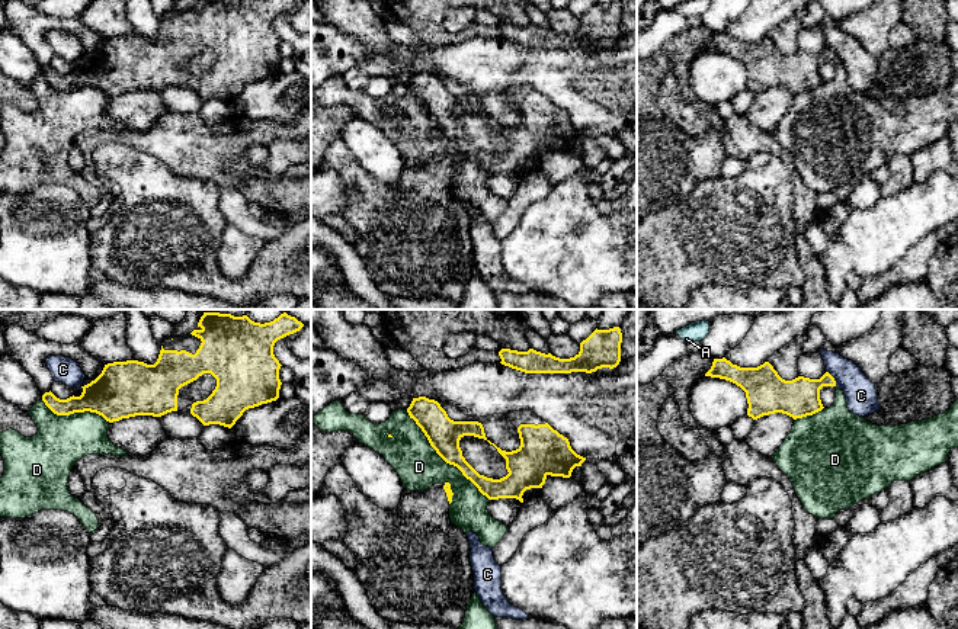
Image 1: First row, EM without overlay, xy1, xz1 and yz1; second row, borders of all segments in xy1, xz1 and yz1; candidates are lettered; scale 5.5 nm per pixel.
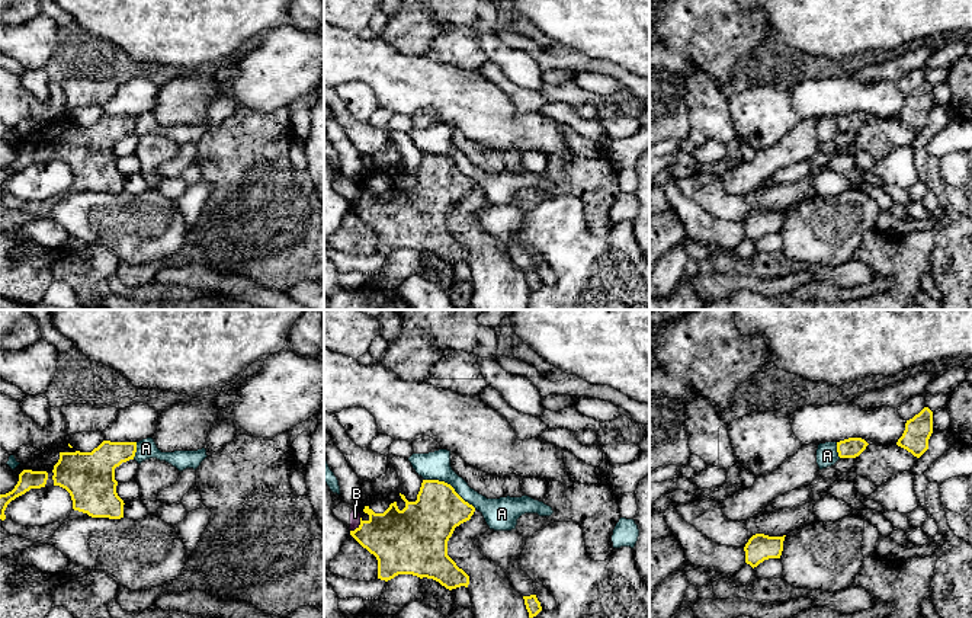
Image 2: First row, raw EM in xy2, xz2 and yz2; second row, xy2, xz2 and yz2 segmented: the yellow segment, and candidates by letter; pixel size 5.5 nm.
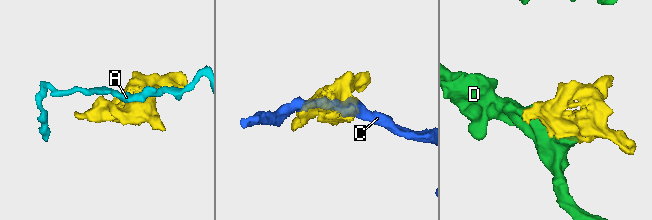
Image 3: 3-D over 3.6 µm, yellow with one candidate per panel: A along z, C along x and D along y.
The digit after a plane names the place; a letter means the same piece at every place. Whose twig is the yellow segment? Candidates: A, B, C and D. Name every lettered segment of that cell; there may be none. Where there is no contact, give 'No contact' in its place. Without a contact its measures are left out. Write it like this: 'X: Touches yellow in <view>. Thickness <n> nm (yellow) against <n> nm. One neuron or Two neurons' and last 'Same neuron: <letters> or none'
A: Touches yellow in xz2. Thickness 280 nm (yellow) against 160 nm. Two neurons
B: Touches yellow in xz2. Thickness 340 nm (yellow) against 60 nm. Two neurons
C: Touches yellow in yz1. Thickness 220 nm (yellow) against 180 nm. Two neurons
D: Touches yellow in xz1. Thickness 190 nm (yellow) against 240 nm. Two neurons
Same neuron: none

